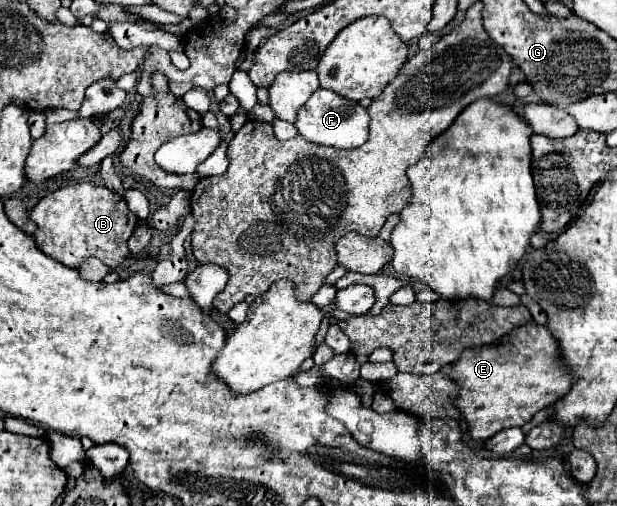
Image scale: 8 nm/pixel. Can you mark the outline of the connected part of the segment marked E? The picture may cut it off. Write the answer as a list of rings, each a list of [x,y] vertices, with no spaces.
[[[536,322],[512,330],[494,344],[464,350],[448,376],[460,388],[454,406],[464,416],[472,440],[488,440],[500,430],[524,426],[538,410],[560,400],[572,386],[572,376],[560,364],[556,340],[546,326]]]

